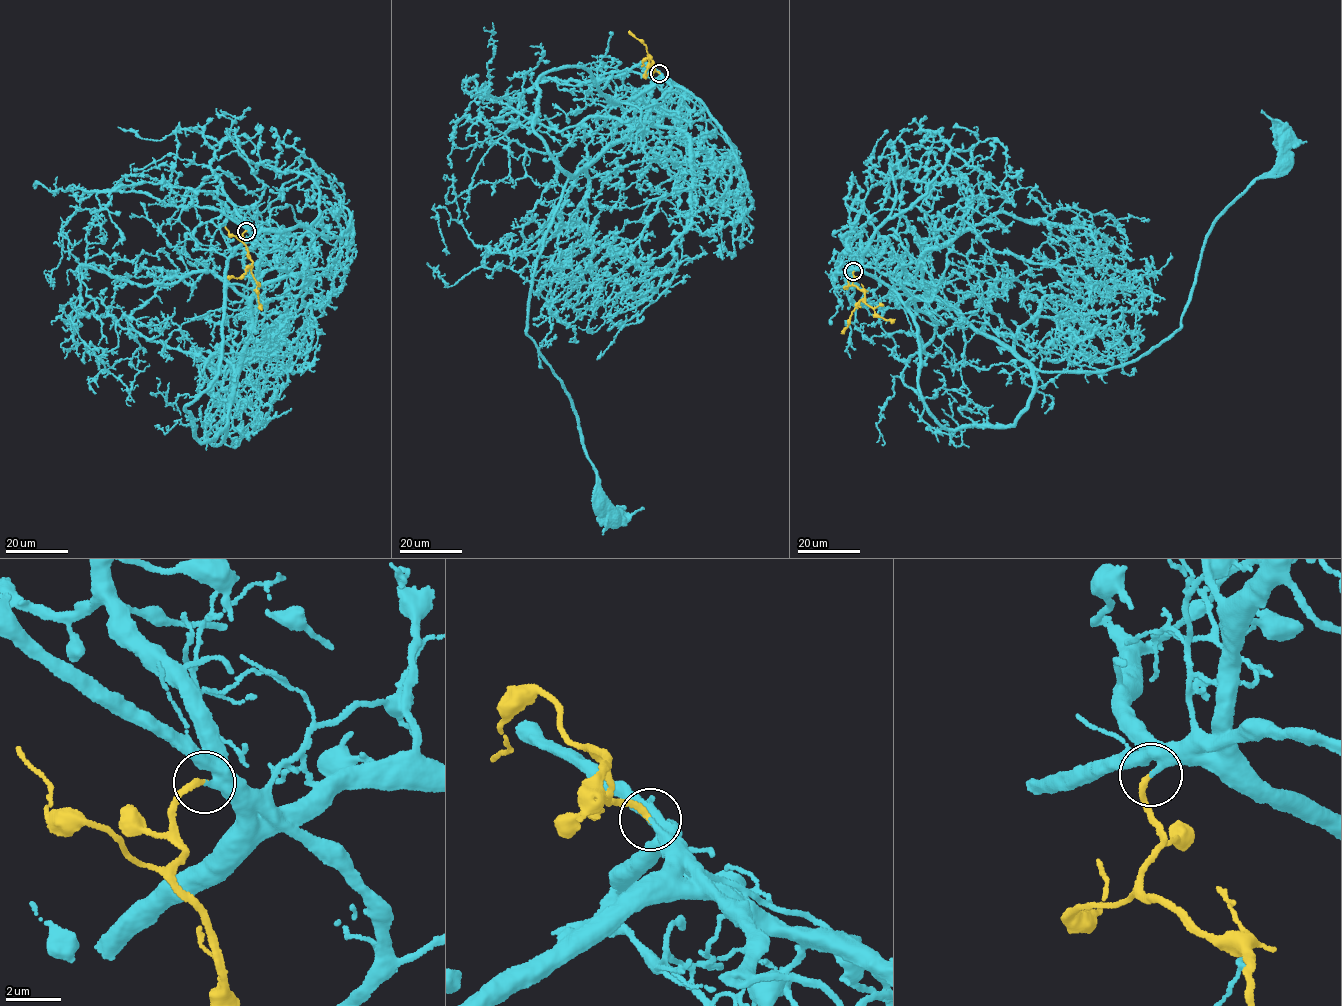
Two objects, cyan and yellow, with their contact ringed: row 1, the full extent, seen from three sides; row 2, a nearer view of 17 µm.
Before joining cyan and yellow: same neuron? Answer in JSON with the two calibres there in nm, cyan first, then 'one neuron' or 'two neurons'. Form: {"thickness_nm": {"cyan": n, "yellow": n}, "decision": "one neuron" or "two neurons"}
{"thickness_nm": {"cyan": 360, "yellow": 240}, "decision": "one neuron"}

